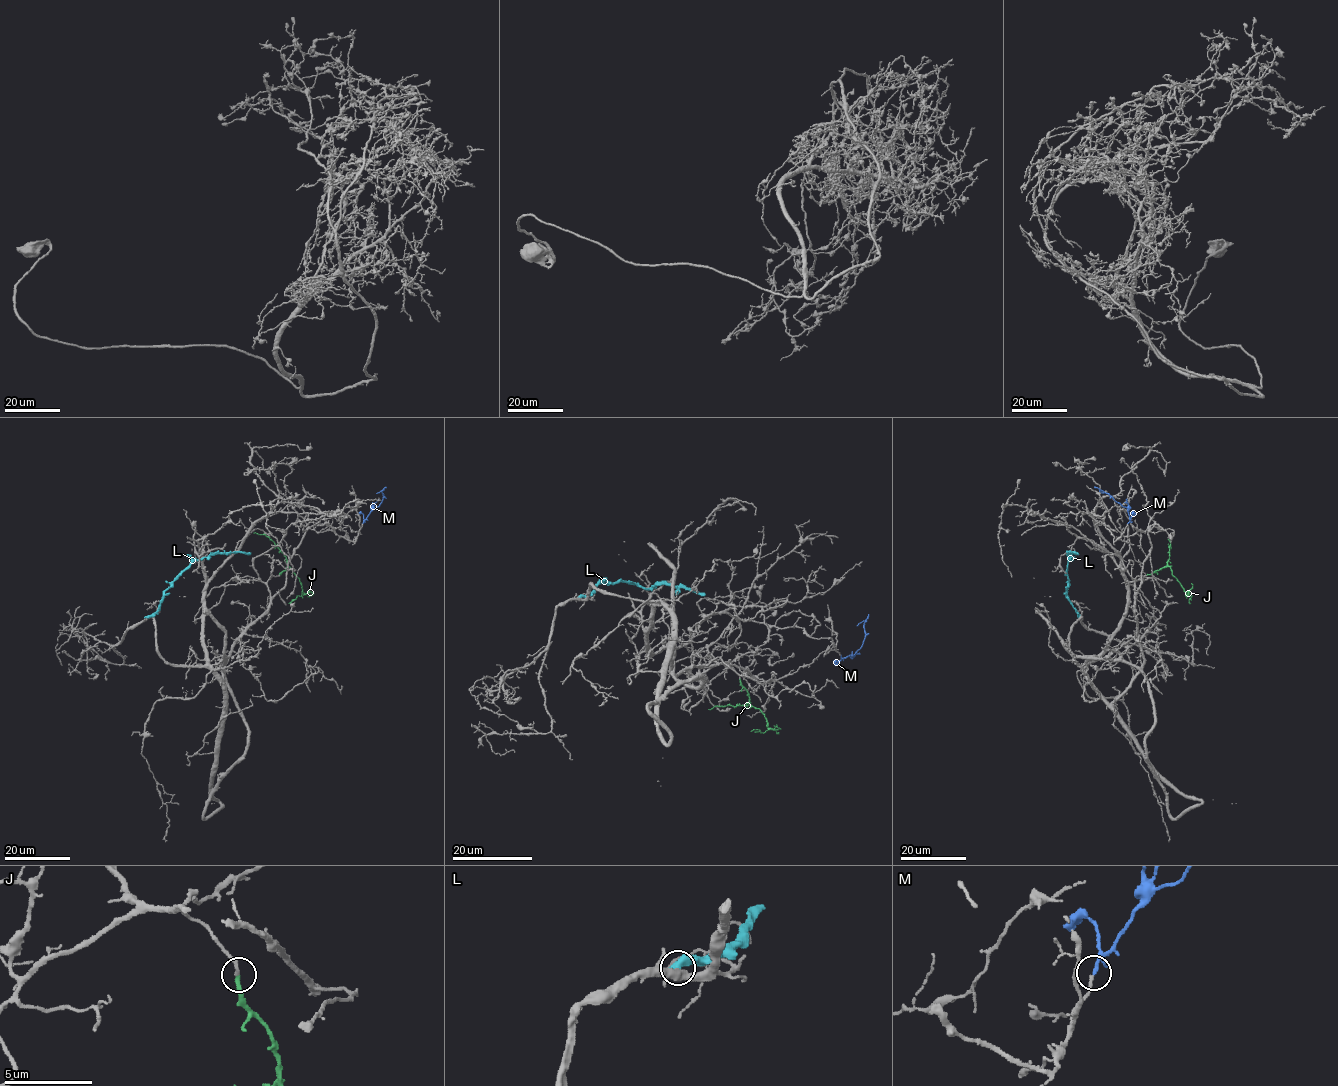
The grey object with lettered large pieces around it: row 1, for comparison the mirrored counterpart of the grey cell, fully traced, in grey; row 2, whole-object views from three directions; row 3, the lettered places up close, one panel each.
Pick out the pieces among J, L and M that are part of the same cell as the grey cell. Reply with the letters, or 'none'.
M

